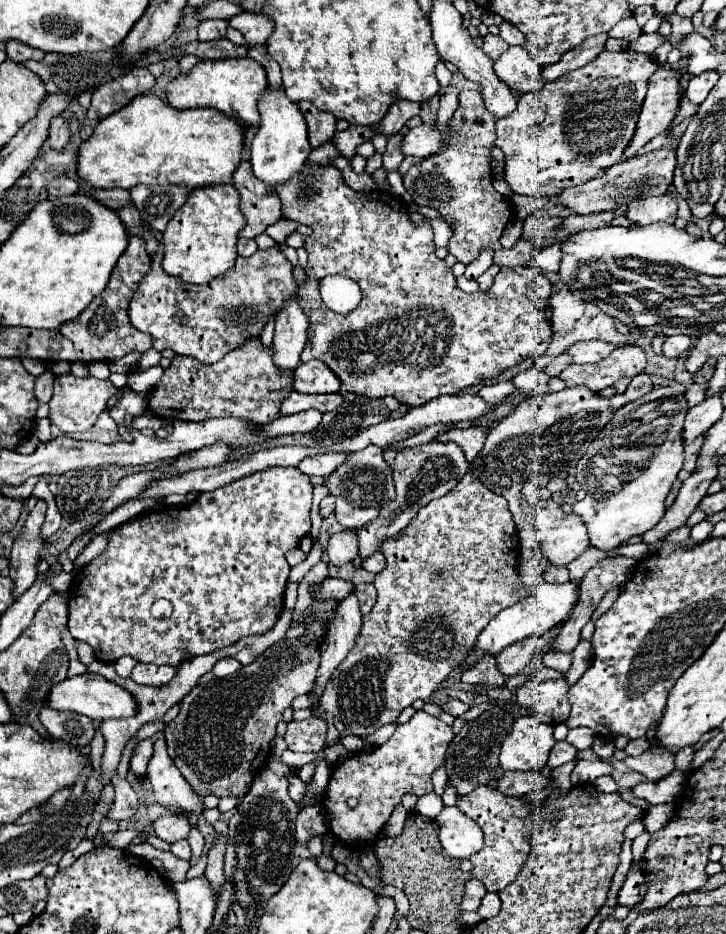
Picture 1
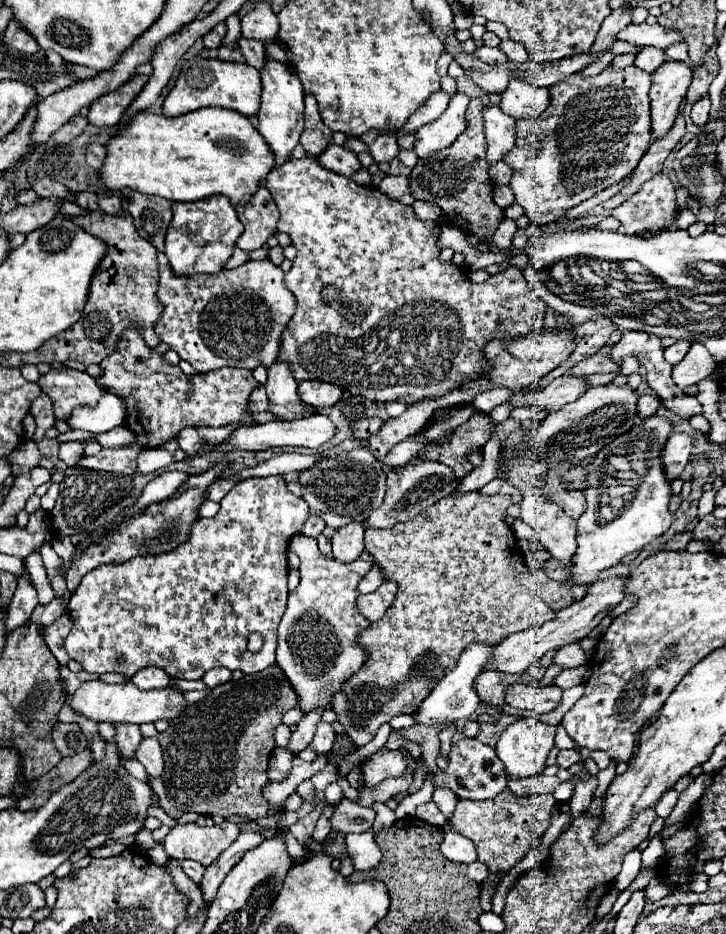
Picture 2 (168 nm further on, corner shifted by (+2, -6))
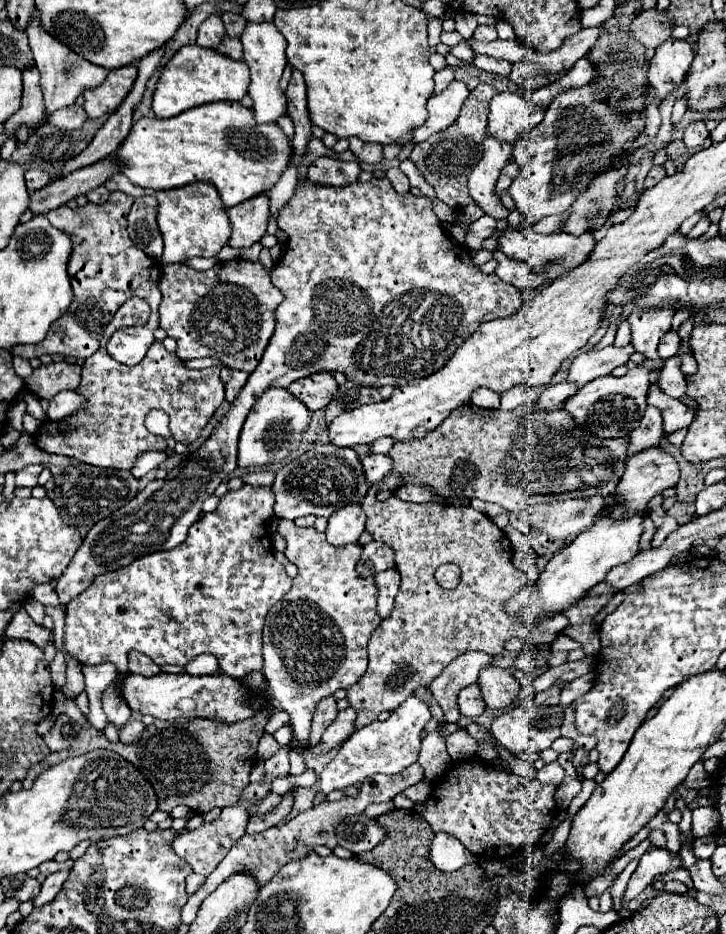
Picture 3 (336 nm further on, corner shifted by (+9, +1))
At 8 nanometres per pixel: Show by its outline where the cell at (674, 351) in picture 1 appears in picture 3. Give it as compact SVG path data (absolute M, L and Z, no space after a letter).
M669 331L669 333L663 335L663 339L661 339L661 343L659 343L659 357L665 361L665 359L669 359L671 355L675 355L675 353L679 351L679 347L681 347L679 335L677 335L675 331Z

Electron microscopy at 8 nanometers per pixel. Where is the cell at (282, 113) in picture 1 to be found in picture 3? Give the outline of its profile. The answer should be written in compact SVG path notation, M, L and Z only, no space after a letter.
M247 23L245 33L241 37L243 43L243 61L251 71L249 95L253 99L253 113L257 123L277 123L279 117L287 115L287 97L279 87L287 57L285 57L285 39L275 31L273 23Z

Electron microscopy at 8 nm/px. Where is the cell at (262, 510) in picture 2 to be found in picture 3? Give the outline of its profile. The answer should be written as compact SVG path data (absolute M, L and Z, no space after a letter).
M245 483L241 489L235 491L227 491L221 499L219 499L219 509L213 513L205 513L195 525L191 525L187 539L177 545L171 551L157 551L151 555L143 555L141 559L135 559L131 565L115 569L107 575L97 575L91 583L91 587L87 587L87 591L83 591L81 595L77 595L75 599L71 599L71 603L67 603L65 607L65 643L63 643L63 651L67 651L71 657L75 657L81 665L101 665L101 663L113 663L117 667L119 673L127 673L127 653L131 649L137 649L139 653L151 657L157 665L181 665L185 667L191 659L195 659L201 653L209 653L215 655L215 659L219 661L219 667L223 673L235 677L235 679L243 679L247 673L251 671L259 671L263 667L263 641L261 641L261 633L263 633L263 623L265 623L265 615L267 611L283 599L283 595L291 589L291 577L285 573L283 565L275 559L273 551L271 551L271 541L269 541L269 521L275 515L273 513L275 507L275 495L271 491L271 487L257 487L257 485L249 485Z

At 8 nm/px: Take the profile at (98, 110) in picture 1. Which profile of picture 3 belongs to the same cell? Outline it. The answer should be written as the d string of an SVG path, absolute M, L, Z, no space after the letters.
M127 65L123 69L109 71L107 79L99 87L87 89L83 93L83 97L85 97L83 109L85 109L87 117L97 119L97 117L107 115L113 109L117 109L119 103L131 91L135 79L137 79L137 67L135 65Z

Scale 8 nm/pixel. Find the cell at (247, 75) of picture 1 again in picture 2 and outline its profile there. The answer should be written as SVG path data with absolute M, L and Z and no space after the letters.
M190 58L182 64L182 74L178 76L174 88L164 100L164 116L174 118L188 114L198 108L220 106L236 110L244 116L254 116L260 106L260 72L250 64L222 62L218 58Z

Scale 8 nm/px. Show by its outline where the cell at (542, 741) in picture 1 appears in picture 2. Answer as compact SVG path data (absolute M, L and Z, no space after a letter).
M534 716L520 718L502 732L496 744L496 754L504 762L504 768L512 778L528 778L528 776L540 774L546 768L548 752L554 748L554 734L556 734L556 728L544 724L540 718L534 718Z

